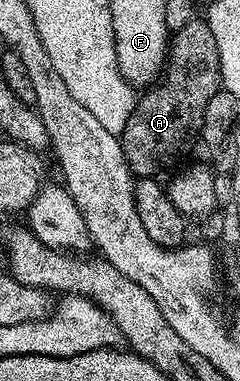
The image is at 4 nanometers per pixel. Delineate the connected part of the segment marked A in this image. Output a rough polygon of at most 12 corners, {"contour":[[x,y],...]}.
{"contour":[[214,32],[171,35],[162,77],[118,135],[133,175],[197,141],[221,86]]}

